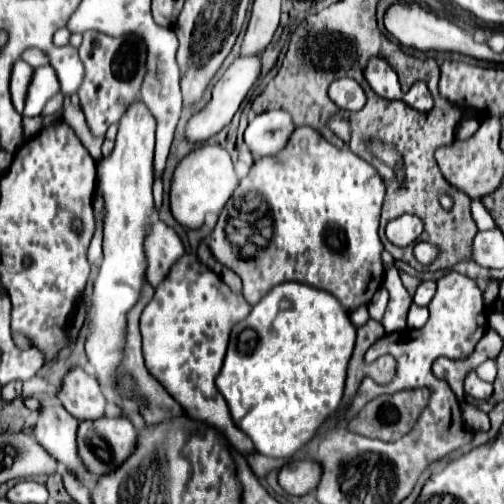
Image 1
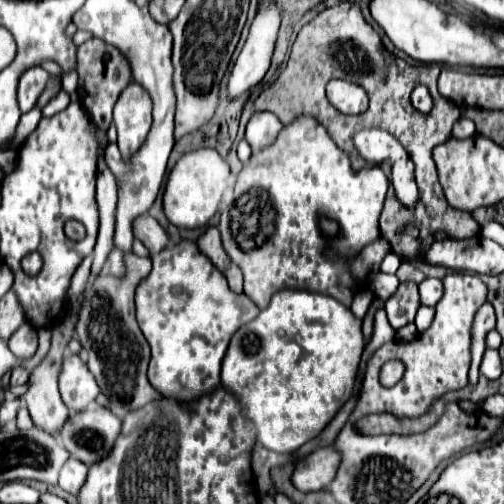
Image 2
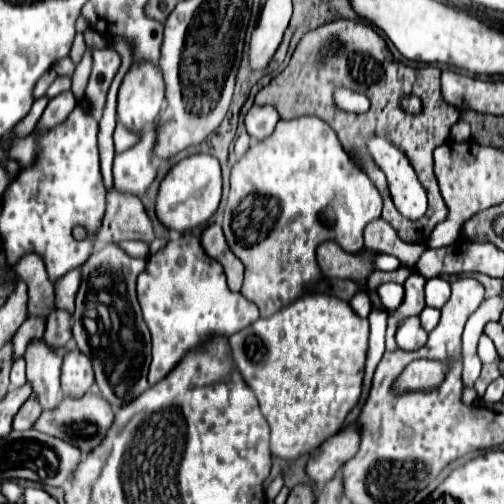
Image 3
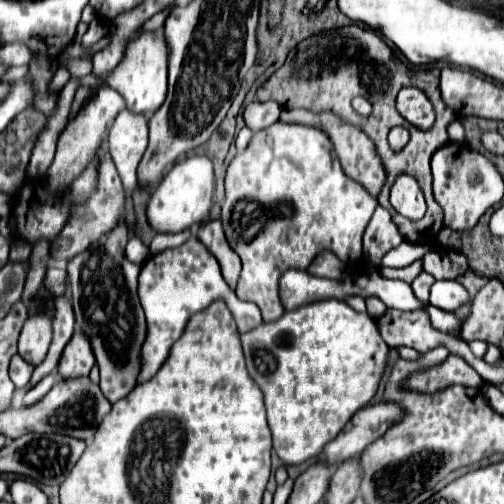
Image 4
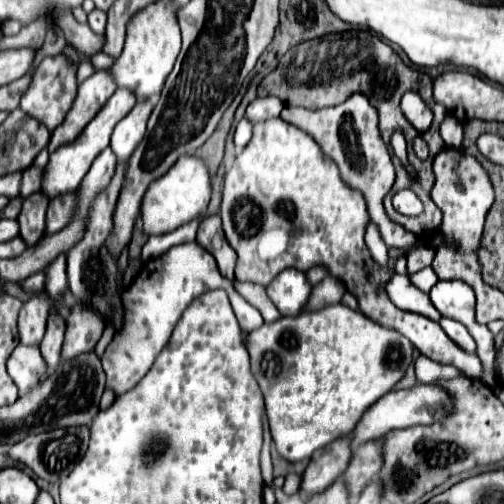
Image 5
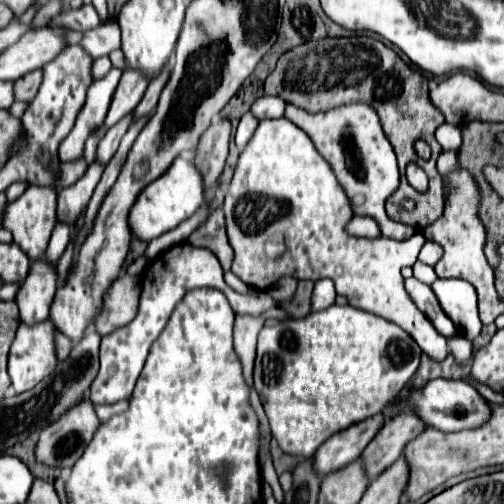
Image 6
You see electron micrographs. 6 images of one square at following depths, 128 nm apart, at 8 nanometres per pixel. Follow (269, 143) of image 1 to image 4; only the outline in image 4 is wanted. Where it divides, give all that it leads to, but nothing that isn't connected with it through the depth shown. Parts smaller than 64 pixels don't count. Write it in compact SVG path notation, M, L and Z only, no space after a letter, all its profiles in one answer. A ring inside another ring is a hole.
M268 100L268 102L250 102L246 108L244 108L244 122L246 126L252 130L252 132L258 132L262 128L268 128L272 126L274 122L278 122L278 116L280 116L280 104L274 102L274 100Z

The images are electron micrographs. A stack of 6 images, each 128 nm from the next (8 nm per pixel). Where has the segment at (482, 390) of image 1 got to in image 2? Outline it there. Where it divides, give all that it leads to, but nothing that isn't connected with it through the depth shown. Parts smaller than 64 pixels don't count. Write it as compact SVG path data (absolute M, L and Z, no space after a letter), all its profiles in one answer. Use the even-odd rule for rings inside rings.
M484 302L482 308L476 312L472 325L472 343L471 343L471 364L468 372L468 381L470 384L478 382L478 368L480 368L480 360L482 354L486 350L486 334L490 328L496 326L496 316L494 316L494 308L490 302Z

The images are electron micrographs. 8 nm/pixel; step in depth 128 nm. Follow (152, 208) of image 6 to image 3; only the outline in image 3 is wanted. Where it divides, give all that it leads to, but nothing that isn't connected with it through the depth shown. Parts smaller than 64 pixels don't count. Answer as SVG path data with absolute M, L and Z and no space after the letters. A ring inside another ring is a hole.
M194 154L180 160L160 182L156 194L156 216L168 228L176 232L186 232L208 222L216 212L222 196L222 176L220 164L210 154Z

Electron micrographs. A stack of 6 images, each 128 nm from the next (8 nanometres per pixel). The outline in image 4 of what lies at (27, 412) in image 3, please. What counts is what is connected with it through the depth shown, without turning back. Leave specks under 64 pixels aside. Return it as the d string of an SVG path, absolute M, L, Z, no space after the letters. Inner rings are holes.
M56 374L44 376L36 386L32 386L32 388L26 392L26 396L24 396L24 406L32 406L32 404L36 404L42 396L46 396L46 392L56 384L56 380L58 380Z

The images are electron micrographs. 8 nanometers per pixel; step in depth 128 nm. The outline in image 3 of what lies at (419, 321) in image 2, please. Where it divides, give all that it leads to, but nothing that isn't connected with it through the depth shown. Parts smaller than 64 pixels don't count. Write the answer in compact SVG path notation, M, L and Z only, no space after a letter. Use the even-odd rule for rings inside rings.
M426 306L426 308L422 310L422 314L420 314L420 320L422 320L422 328L424 328L426 332L432 332L432 330L436 328L436 324L440 322L440 310Z

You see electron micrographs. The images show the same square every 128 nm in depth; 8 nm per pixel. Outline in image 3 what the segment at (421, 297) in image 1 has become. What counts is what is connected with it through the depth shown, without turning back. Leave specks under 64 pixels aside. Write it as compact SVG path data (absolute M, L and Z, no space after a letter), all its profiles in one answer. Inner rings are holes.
M432 278L426 282L426 304L432 308L442 308L452 294L450 282L444 278Z

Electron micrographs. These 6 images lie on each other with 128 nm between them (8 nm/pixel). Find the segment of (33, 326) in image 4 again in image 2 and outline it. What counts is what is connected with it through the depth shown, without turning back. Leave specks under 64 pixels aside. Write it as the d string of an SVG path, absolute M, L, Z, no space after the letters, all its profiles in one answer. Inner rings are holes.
M69 316L63 318L63 320L53 328L51 347L48 350L48 354L44 356L44 360L36 366L36 372L30 372L30 378L28 378L28 390L24 394L24 400L26 400L26 406L30 410L30 416L34 420L36 426L44 428L48 434L56 436L56 432L60 430L60 426L68 420L70 412L68 408L62 404L62 398L60 398L60 392L58 392L58 374L60 374L60 368L62 368L62 358L64 358L64 351L67 344L74 336L74 323Z

